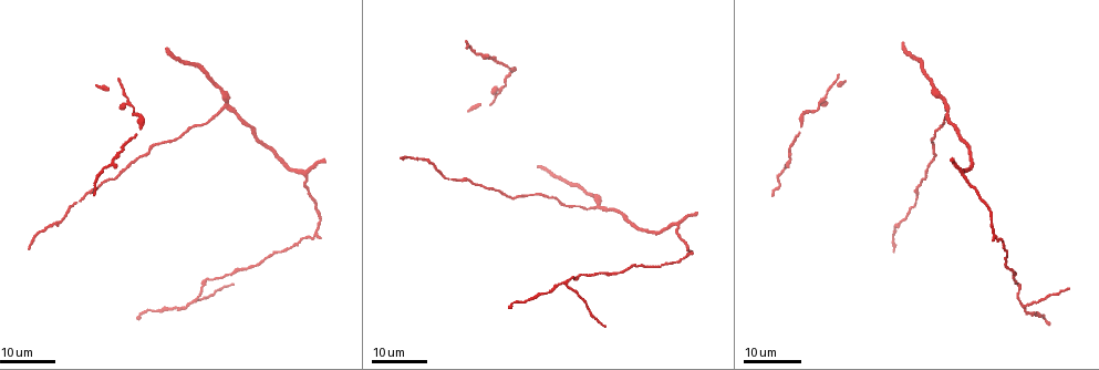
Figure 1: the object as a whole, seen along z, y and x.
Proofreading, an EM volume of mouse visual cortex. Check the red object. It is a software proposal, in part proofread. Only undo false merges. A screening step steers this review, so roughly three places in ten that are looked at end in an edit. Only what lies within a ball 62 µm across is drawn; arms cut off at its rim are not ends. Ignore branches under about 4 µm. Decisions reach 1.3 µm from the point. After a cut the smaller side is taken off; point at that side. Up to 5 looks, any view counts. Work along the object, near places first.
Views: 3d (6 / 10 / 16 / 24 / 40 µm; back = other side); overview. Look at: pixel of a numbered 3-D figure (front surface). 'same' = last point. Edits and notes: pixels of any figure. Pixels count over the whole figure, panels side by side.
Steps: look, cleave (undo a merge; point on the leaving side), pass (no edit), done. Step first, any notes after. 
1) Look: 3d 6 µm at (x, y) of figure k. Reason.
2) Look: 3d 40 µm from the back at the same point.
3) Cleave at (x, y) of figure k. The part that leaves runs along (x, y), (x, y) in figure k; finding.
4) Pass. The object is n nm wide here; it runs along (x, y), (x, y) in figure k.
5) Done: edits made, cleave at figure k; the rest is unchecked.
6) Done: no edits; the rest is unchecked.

Look: 3d 24 µm at (224, 105) of figure 1. Three arms meet.

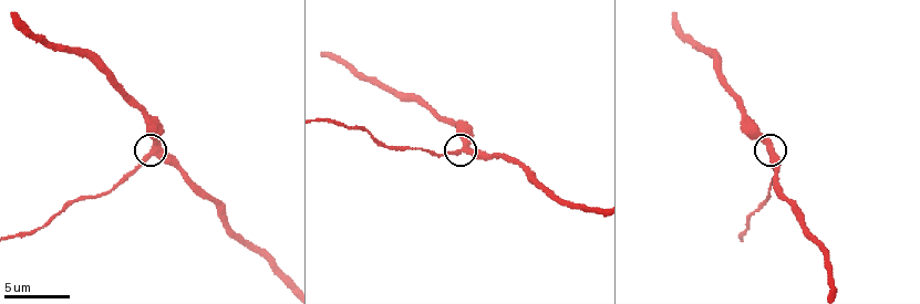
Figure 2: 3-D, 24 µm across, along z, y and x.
Look: 3d 6 µm at (155, 151) of figure 2. Closer look.

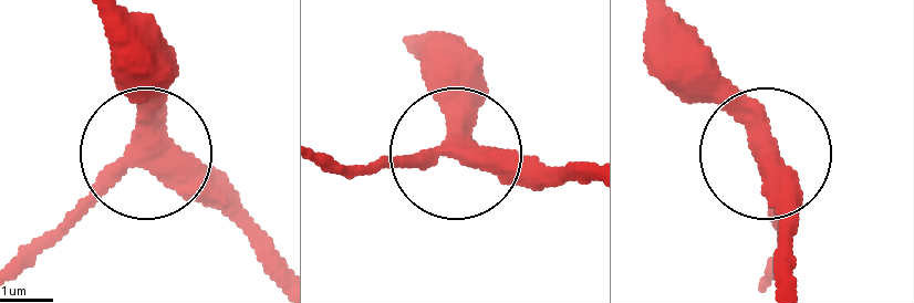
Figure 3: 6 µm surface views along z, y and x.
Look: 3d 6 µm from the back at (133, 151) of figure 3. From behind.

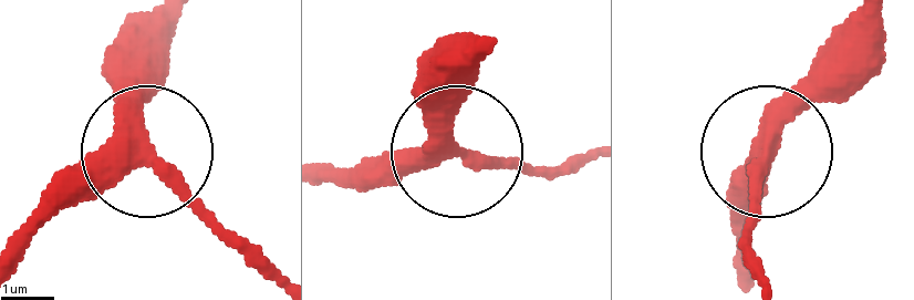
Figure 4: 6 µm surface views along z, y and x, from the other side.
Pass. The object is 350 nm wide here; it runs along (329, 180), (460, 155), (575, 167) in figure 4; all the same neuron.

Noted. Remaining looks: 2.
Look: 3d 10 µm at (797, 210) of figure 2.

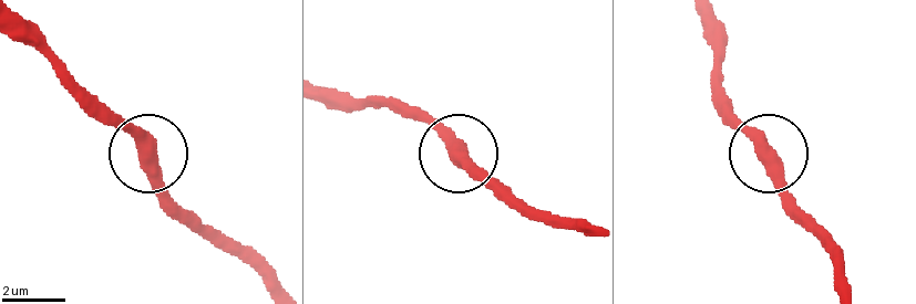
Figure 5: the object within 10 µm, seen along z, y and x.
Pass. It runs along (763, 158), (761, 145), (723, 108) in figure 5; continuous, no second neuron.

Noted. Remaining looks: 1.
Done: no edits; the rest is unchecked.

